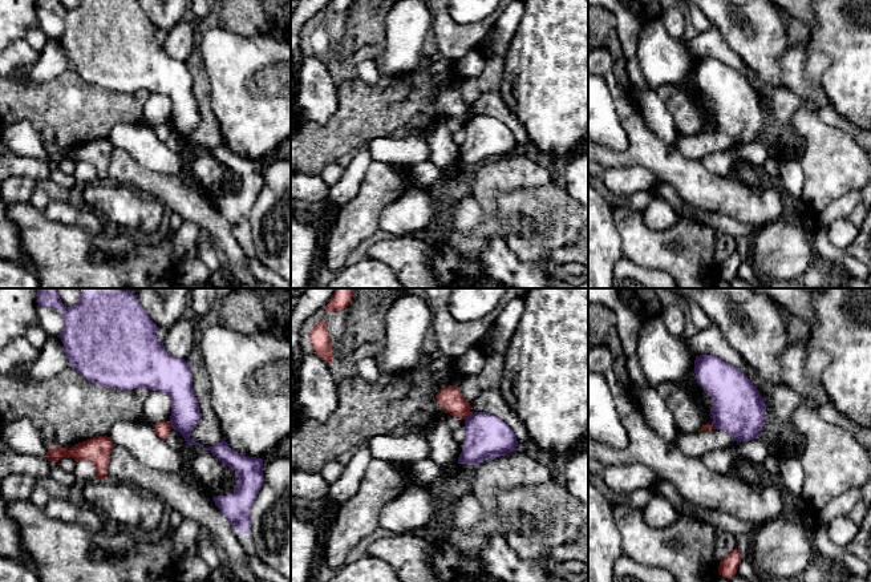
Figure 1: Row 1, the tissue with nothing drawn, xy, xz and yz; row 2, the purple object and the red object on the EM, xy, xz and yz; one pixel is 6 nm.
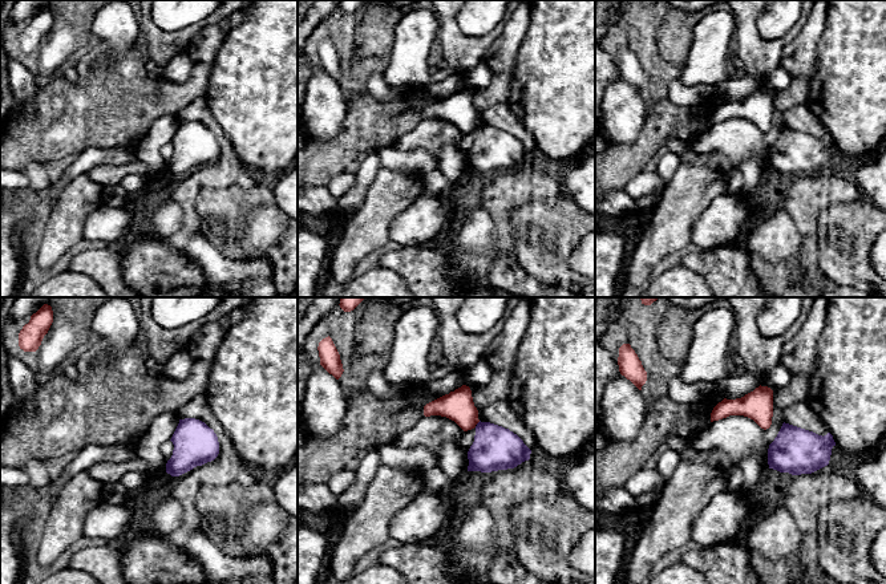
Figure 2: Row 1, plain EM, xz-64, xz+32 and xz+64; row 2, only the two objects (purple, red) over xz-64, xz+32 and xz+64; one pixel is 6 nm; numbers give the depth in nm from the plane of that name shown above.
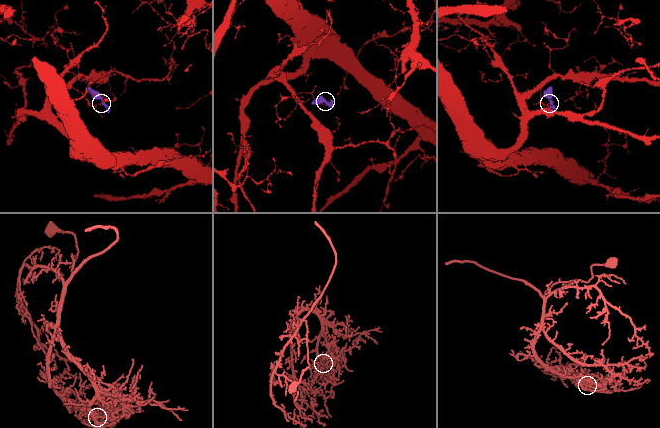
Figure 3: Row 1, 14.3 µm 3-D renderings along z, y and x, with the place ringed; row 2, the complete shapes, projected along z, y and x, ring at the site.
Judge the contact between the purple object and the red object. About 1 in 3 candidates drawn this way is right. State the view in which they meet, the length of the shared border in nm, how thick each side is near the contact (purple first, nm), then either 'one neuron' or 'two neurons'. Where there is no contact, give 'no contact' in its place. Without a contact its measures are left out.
contact in xy; length 50 nm; calibres 190 and 90 nm; two neurons

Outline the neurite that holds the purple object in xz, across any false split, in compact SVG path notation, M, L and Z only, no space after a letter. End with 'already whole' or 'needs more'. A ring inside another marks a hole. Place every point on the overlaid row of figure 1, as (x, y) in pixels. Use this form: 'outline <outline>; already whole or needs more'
outline M487 412L470 413L465 428L466 437L458 464L475 466L485 460L506 456L518 446L513 429Z; already whole

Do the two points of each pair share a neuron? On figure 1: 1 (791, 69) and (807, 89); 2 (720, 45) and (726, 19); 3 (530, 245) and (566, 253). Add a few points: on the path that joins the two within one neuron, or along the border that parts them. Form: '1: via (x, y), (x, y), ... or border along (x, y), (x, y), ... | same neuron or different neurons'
1: via (793, 75), (802, 84) | same neuron
2: border along (713, 25), (742, 60) | different neurons
3: border along (574, 242), (554, 250), (547, 258) | different neurons

